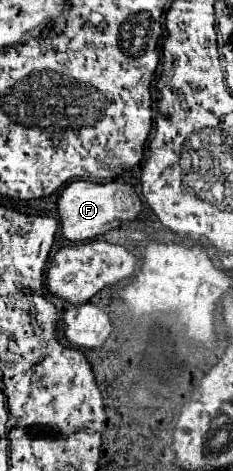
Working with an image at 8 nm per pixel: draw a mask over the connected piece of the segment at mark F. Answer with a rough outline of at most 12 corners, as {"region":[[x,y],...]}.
{"region":[[68,183],[56,201],[68,241],[104,235],[142,211],[128,183]]}

